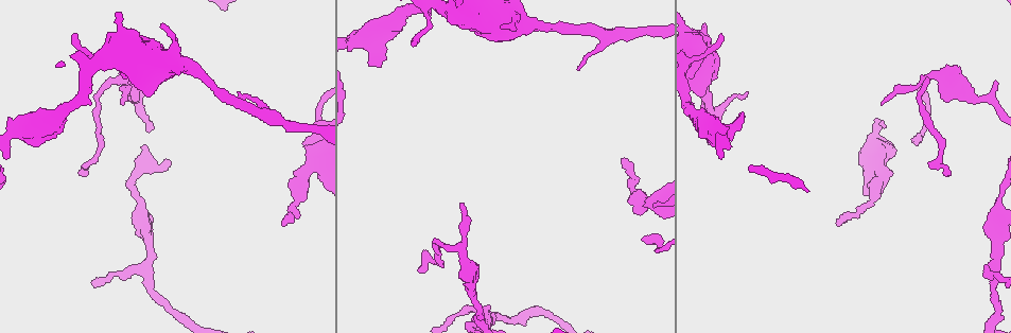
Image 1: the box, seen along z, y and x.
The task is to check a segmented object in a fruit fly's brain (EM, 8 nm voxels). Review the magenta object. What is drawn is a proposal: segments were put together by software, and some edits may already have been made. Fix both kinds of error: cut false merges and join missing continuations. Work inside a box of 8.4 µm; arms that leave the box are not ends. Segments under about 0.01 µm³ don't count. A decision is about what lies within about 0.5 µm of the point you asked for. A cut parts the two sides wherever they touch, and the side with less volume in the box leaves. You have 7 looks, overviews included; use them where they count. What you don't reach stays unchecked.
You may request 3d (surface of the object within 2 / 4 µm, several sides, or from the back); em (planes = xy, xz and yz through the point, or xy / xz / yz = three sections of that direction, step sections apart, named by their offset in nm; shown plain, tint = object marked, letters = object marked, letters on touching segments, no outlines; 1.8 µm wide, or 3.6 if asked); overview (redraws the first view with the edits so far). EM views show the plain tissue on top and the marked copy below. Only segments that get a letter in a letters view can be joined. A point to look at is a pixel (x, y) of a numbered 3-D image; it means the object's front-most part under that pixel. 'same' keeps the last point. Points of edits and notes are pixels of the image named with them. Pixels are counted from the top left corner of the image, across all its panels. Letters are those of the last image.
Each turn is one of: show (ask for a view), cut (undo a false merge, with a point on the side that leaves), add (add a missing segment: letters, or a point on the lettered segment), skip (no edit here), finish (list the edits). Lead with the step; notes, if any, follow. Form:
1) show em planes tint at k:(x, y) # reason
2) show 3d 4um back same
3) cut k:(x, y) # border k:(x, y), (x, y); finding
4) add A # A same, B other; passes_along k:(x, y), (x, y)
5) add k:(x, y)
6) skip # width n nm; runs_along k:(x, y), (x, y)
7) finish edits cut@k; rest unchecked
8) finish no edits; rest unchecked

show em yz step 8 letters at 1:(838, 223) # branch stops here

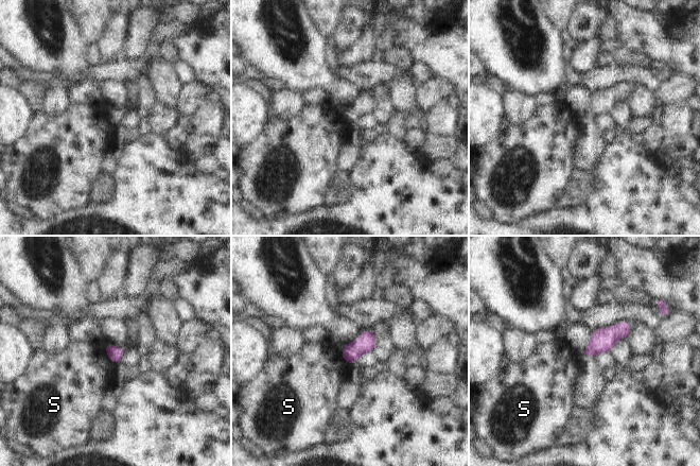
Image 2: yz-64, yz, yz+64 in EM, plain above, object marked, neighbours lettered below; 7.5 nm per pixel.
skip # S other; no lettered segment goes on from it

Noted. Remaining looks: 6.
show 3d 2um at 1:(123, 101) # tapers out

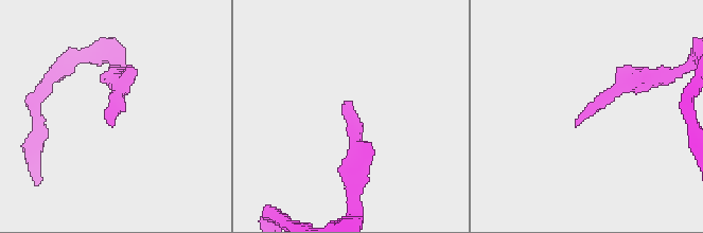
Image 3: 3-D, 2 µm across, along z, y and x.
show em 3.6um xz step 16 letters at 3:(108, 119) # now the EM

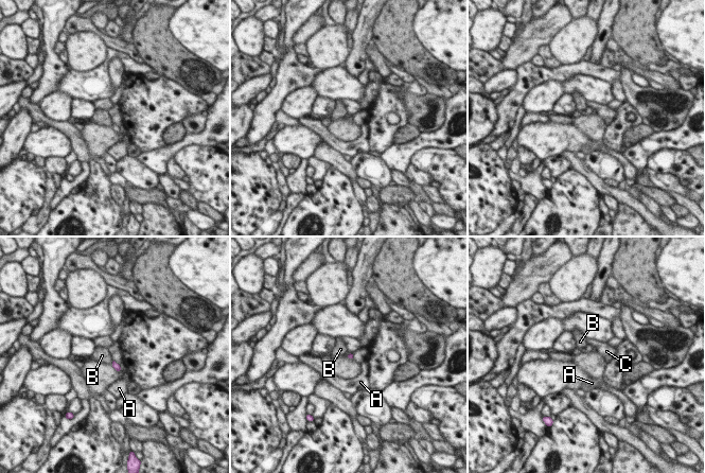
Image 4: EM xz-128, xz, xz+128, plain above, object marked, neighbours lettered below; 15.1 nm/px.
show em 3.6um planes letters same

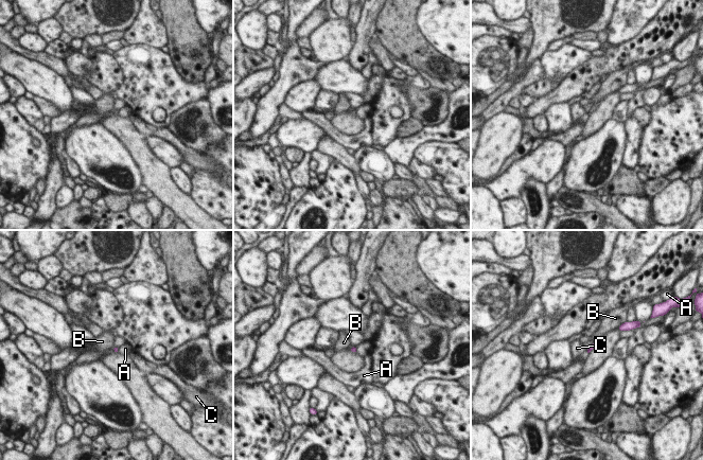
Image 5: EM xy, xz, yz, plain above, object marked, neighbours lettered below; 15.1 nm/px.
skip # A other, B other, C other; none of them fits

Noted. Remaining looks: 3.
show em xy step 8 tint at 1:(705, 25)

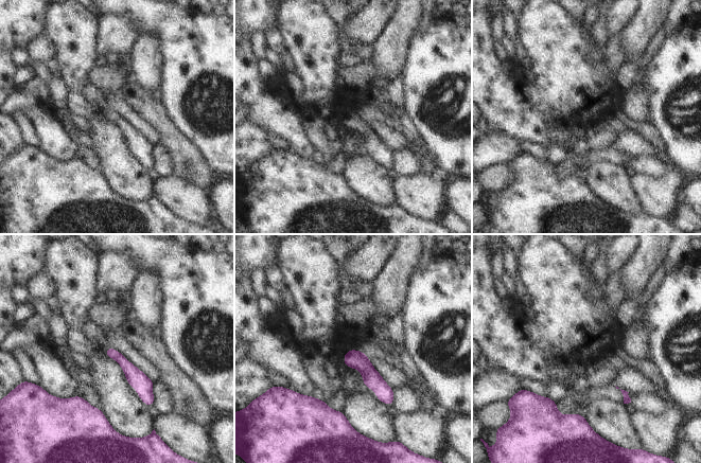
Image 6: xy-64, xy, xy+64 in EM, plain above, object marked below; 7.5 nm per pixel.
show em planes letters same

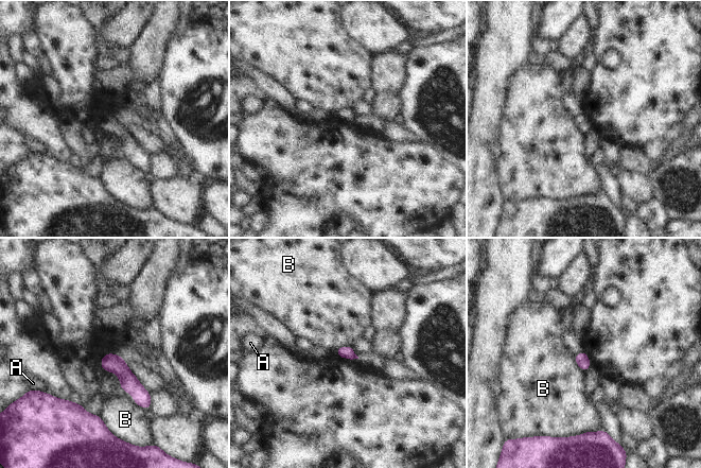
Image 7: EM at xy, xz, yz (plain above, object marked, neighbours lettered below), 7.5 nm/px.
skip # A other, B other; runs_along 7:(105, 358), (127, 379), (147, 405); none of them fits

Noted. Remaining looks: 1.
finish no edits; rest unchecked

